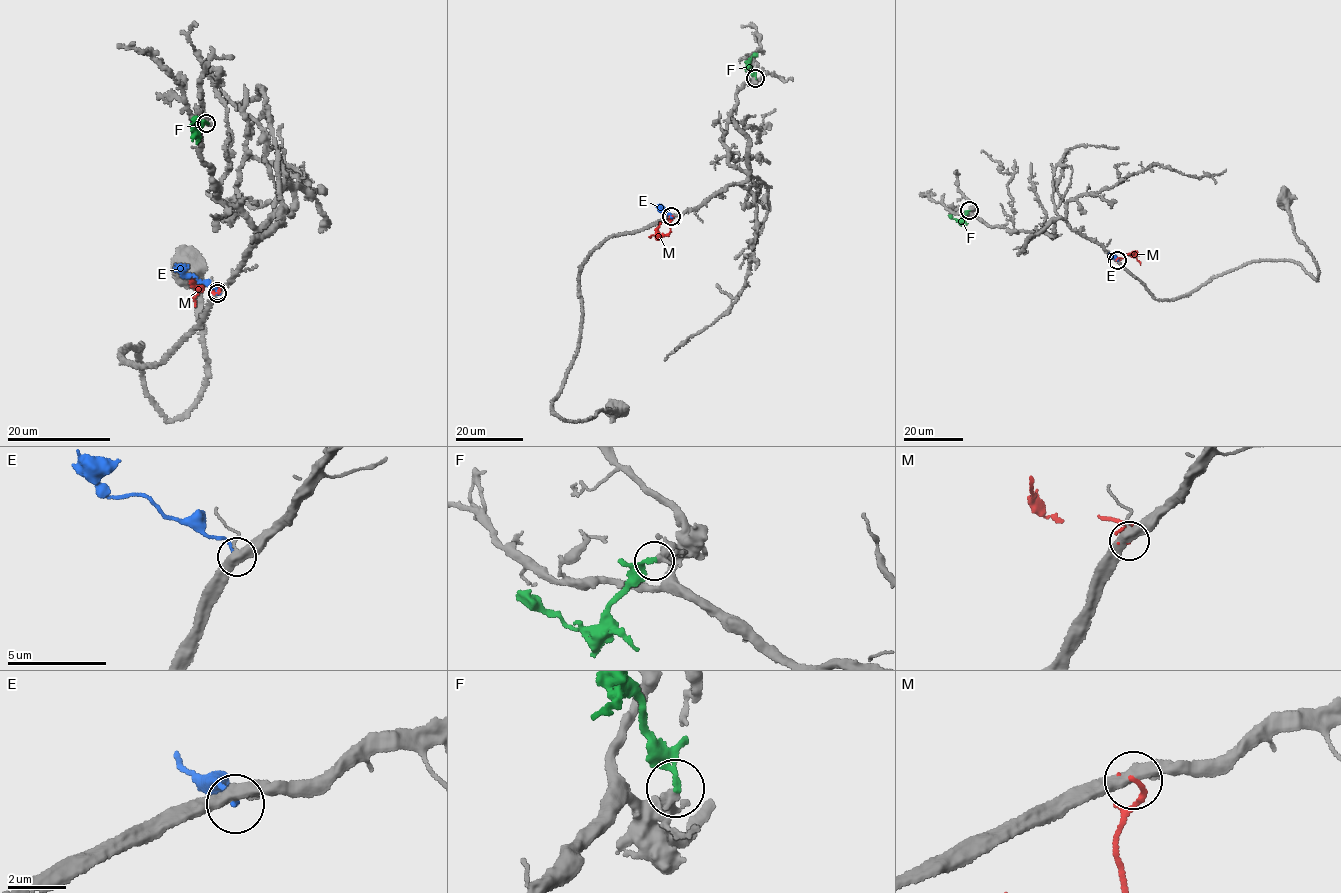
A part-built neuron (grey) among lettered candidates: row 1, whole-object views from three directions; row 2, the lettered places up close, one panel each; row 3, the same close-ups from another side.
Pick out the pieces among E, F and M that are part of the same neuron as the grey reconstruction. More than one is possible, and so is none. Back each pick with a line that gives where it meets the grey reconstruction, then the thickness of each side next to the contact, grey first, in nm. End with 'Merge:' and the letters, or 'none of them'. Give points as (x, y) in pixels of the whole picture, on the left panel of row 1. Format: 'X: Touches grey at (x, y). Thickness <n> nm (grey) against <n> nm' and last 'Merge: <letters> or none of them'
Merge: none of them

